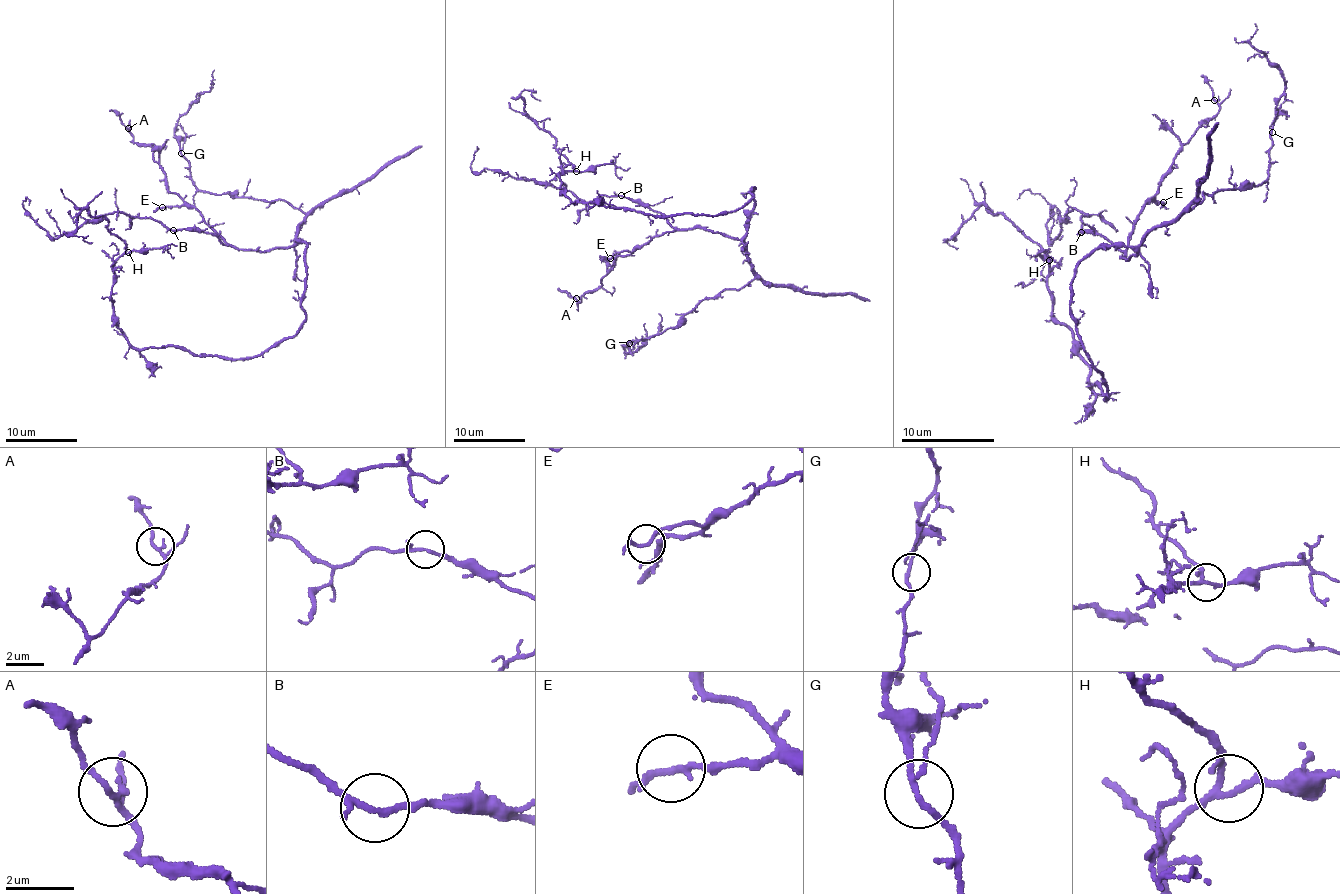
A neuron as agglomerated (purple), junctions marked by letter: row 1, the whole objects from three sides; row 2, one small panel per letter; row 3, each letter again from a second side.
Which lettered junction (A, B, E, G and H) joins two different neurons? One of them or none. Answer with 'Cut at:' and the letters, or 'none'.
Cut at: none

